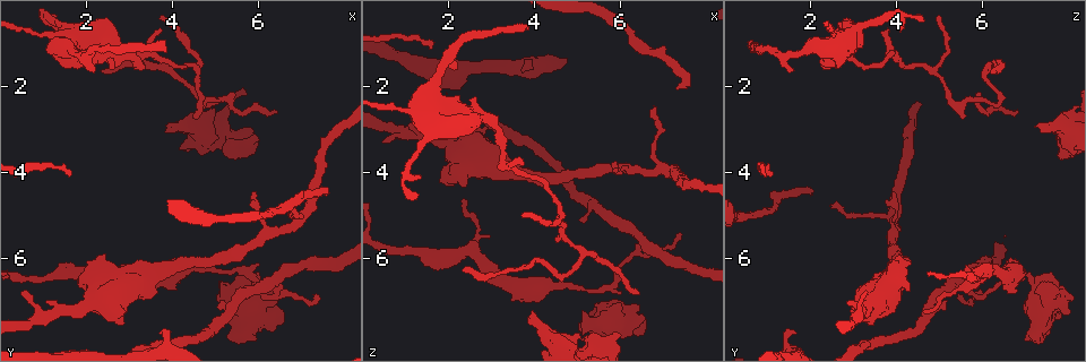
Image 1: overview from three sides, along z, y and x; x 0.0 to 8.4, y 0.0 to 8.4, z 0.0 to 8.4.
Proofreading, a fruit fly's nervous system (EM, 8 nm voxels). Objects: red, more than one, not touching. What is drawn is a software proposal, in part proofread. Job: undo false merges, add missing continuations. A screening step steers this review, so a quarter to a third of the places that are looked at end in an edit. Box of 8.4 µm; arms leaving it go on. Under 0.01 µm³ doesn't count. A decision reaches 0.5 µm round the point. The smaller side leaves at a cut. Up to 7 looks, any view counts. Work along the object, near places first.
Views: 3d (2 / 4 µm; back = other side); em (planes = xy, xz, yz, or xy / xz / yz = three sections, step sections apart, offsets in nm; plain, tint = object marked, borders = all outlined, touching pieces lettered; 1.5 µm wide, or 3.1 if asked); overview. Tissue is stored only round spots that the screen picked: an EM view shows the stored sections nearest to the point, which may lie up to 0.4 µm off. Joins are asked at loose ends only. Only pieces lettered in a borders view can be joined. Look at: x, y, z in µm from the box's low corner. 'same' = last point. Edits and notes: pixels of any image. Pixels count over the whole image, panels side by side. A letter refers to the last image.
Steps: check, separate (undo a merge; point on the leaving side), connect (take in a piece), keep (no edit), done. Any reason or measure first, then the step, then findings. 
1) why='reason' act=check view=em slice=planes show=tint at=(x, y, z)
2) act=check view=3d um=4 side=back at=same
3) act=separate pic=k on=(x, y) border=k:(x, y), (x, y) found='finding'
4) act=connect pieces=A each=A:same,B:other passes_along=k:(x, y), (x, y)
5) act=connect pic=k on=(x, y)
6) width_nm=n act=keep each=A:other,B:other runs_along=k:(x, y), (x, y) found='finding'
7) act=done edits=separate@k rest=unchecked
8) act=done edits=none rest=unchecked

act=check view=em slice=xy step=8 show=tint at=(5.20, 6.65, 7.25)

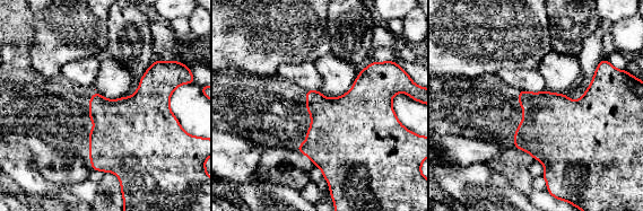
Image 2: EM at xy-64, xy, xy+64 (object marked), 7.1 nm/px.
act=check view=em slice=planes show=borders at=same

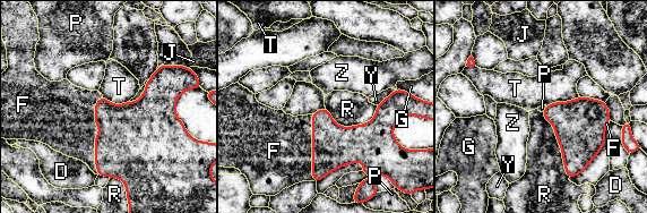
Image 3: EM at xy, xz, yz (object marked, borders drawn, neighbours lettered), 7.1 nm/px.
longest_contact=F:550nm act=connect pieces=F each=D:other,F:same,G:other,J:other,P:other,R:other,T:other,Y:other,Z:other passes_along=3:(132, 143), (98, 134), (66, 121) found='the neuron continues'

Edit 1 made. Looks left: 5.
act=check view=overview

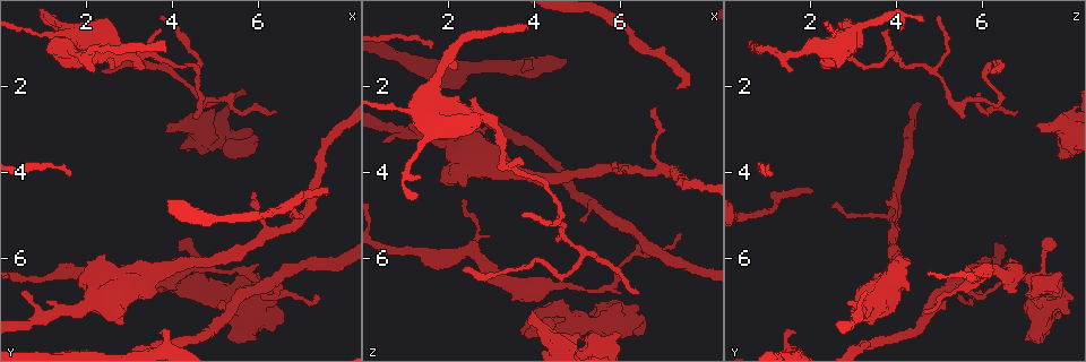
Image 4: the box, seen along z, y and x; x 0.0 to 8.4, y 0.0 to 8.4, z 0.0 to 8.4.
why='thick turns thin' act=check view=em slice=planes show=borders at=(6.45, 6.50, 5.60)

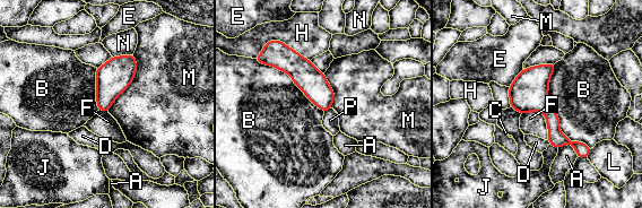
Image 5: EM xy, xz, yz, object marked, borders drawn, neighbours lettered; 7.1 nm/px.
longest_contact=B:650nm act=separate pic=5 on=(556, 138) each=A:other,B:other,C:other,D:other,E:other,F:other,H:other,J:other,L:other,M:other,N:other,P:other border=5:(548, 105), (543, 111) found='two neurons meet here'

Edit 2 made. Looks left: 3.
why='free end' act=check view=3d um=2 at=(3.90, 3.00, 7.25)

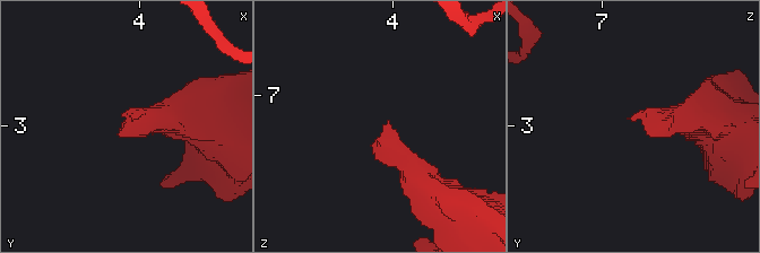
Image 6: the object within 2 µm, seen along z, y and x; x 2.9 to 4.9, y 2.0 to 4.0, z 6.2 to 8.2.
act=check view=em slice=planes show=borders at=(3.94, 2.94, 7.22)

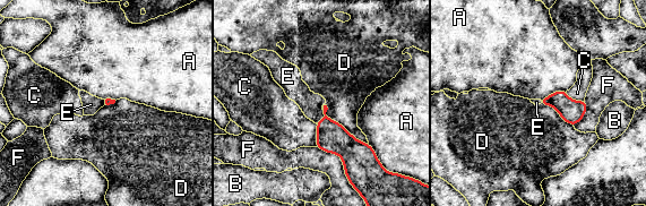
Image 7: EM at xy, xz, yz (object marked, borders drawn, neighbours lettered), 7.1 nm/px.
act=connect pieces=E each=A:other,B:other,C:other,D:other,E:same,F:other found='it goes on there'

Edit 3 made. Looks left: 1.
act=done edits=connect@3,separate@5,connect@7 rest=unchecked

